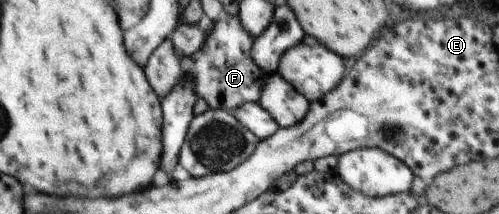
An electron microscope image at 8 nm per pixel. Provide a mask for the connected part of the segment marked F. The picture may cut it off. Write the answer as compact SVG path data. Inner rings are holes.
M238 19L230 22L217 20L205 44L190 57L178 57L171 38L166 38L152 52L146 62L144 73L152 89L164 97L182 80L190 80L198 98L204 98L208 107L232 112L243 103L257 102L269 75L252 59L251 49L255 40L244 31Z

